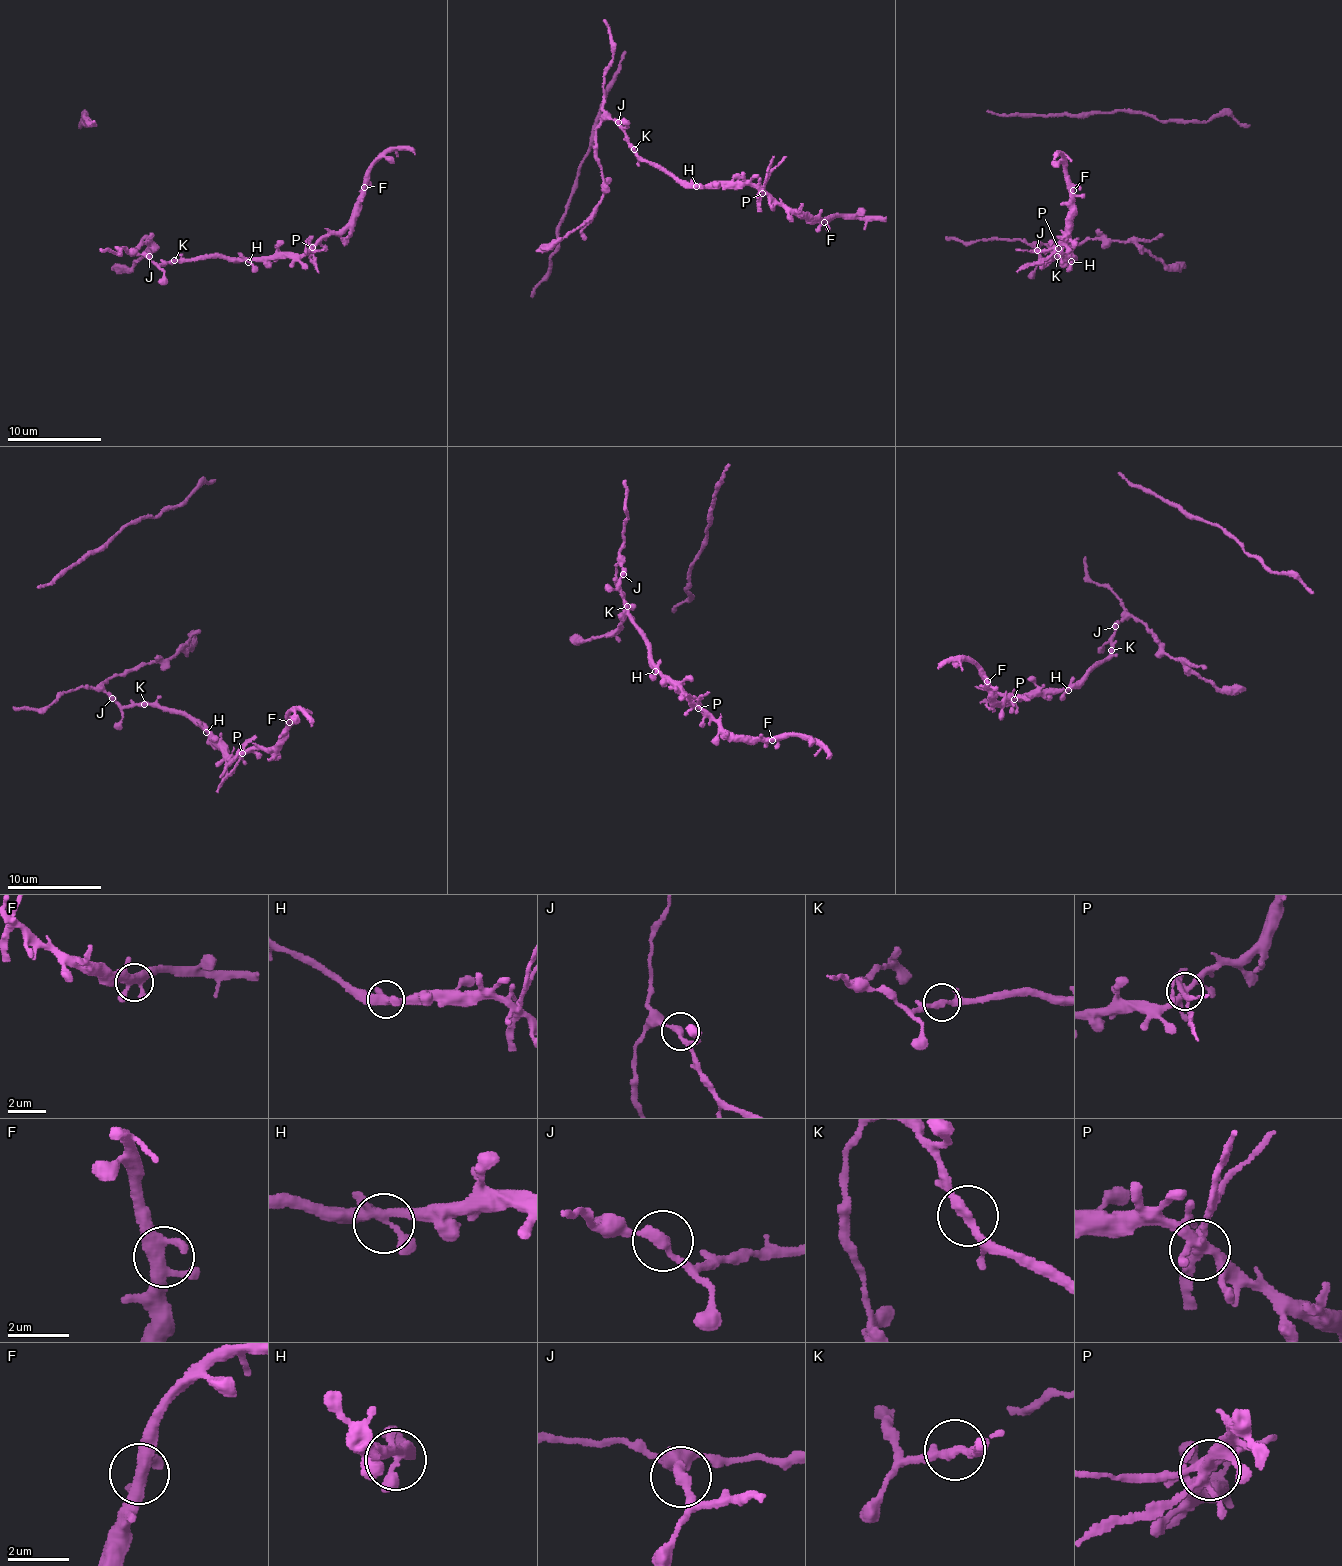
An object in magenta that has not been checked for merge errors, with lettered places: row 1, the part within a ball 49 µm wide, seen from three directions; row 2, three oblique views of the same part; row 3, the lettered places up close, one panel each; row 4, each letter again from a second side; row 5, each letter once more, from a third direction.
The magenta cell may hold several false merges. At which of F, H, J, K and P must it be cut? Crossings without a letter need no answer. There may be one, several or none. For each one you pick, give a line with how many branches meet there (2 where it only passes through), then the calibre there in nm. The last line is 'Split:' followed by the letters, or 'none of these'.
J: 2 | 300 nm
P: 7 | 320 nm
Split: J, P

